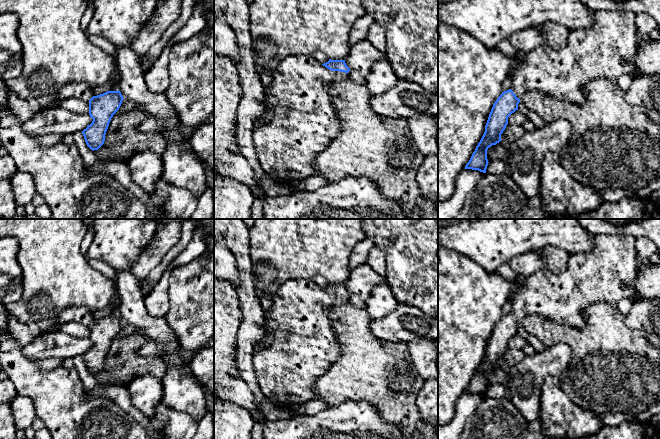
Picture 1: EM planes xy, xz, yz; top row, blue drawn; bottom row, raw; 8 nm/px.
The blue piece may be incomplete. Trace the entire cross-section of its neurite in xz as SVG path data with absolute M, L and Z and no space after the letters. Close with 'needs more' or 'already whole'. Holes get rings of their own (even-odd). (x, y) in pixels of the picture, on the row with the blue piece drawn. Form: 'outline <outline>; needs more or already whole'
outline M300 54L283 59L273 74L272 85L265 90L263 106L269 111L270 120L253 127L252 140L258 160L265 174L271 178L289 184L300 181L317 174L313 165L314 159L342 129L328 93L328 86L333 82L348 80L349 67L345 60L331 60L322 64L310 55Z; needs more

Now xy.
outline M82 82L68 83L58 92L57 100L59 103L68 98L89 101L89 115L93 121L82 134L87 146L94 151L104 144L111 118L119 110L124 98L119 90L94 96L93 89L94 87Z; needs more

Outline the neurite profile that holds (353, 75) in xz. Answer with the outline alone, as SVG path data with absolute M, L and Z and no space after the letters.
M350 70L348 72L348 80L361 85L364 85L366 83L366 77L362 76L356 70Z

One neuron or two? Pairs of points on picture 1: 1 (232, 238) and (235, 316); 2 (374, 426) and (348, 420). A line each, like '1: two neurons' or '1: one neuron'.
1: two neurons
2: one neuron

